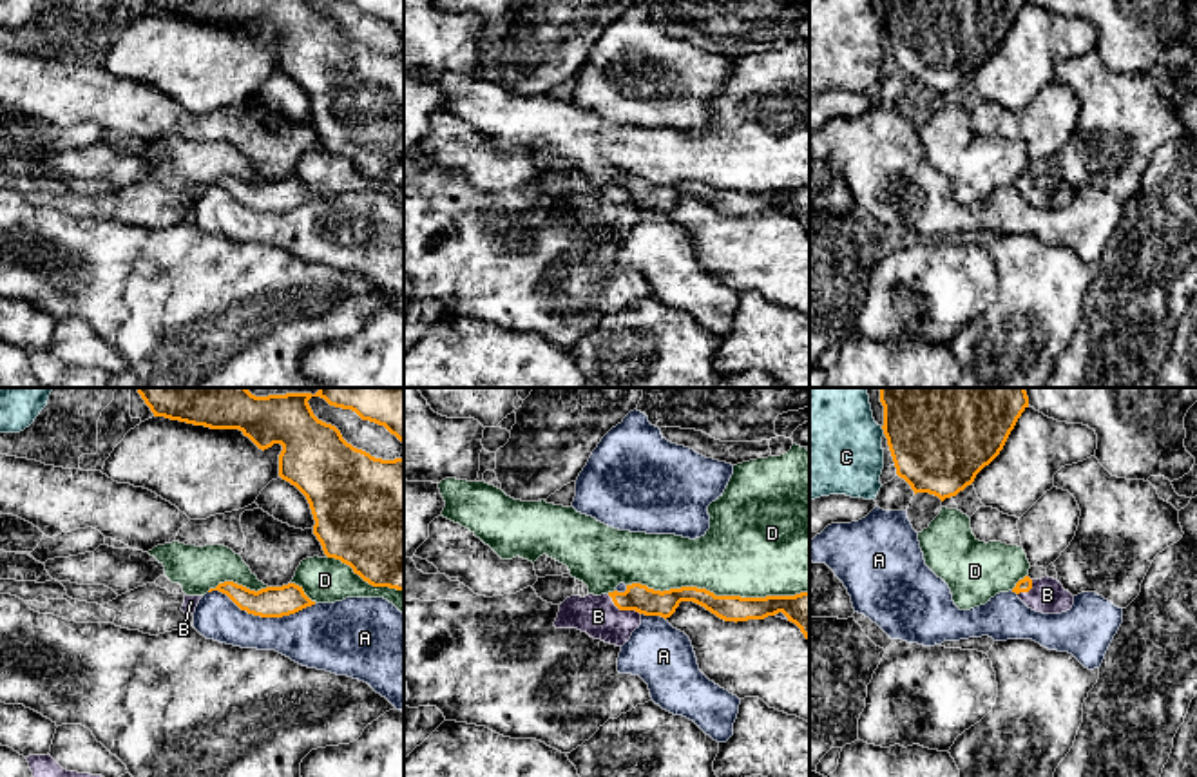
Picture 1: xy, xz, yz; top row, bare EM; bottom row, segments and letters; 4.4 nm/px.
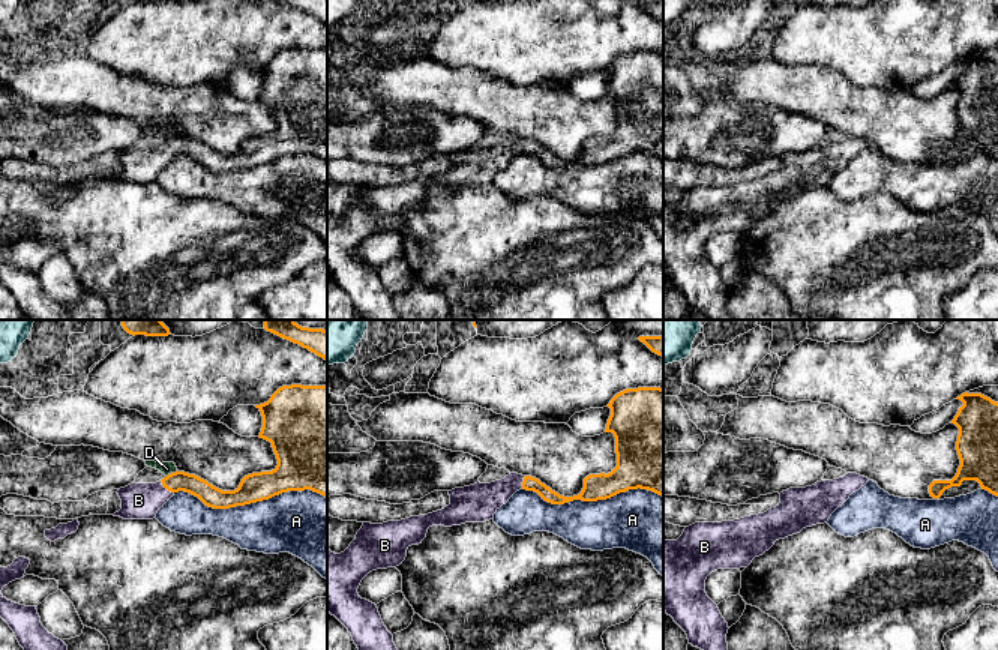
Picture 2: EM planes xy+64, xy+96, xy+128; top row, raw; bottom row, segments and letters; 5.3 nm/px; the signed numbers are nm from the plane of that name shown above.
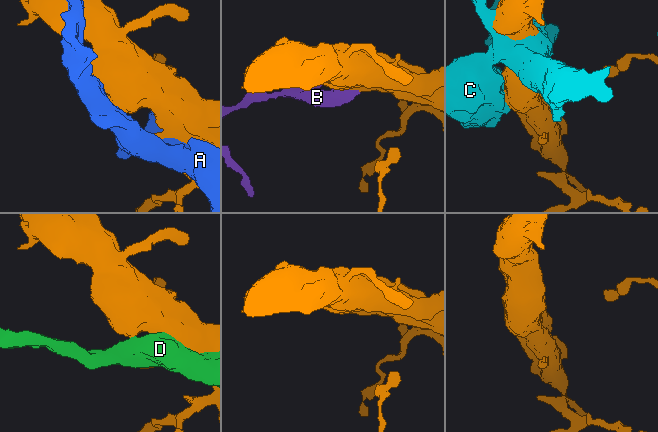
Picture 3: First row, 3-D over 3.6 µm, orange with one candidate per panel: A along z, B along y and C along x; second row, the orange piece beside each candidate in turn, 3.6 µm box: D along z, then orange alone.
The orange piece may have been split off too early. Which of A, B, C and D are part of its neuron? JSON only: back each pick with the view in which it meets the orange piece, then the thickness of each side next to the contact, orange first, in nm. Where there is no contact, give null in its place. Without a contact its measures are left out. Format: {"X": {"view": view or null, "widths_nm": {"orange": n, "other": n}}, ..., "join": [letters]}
{"B": {"view": "xz", "widths_nm": {"orange": 120, "other": 180}}, "join": ["B"]}

